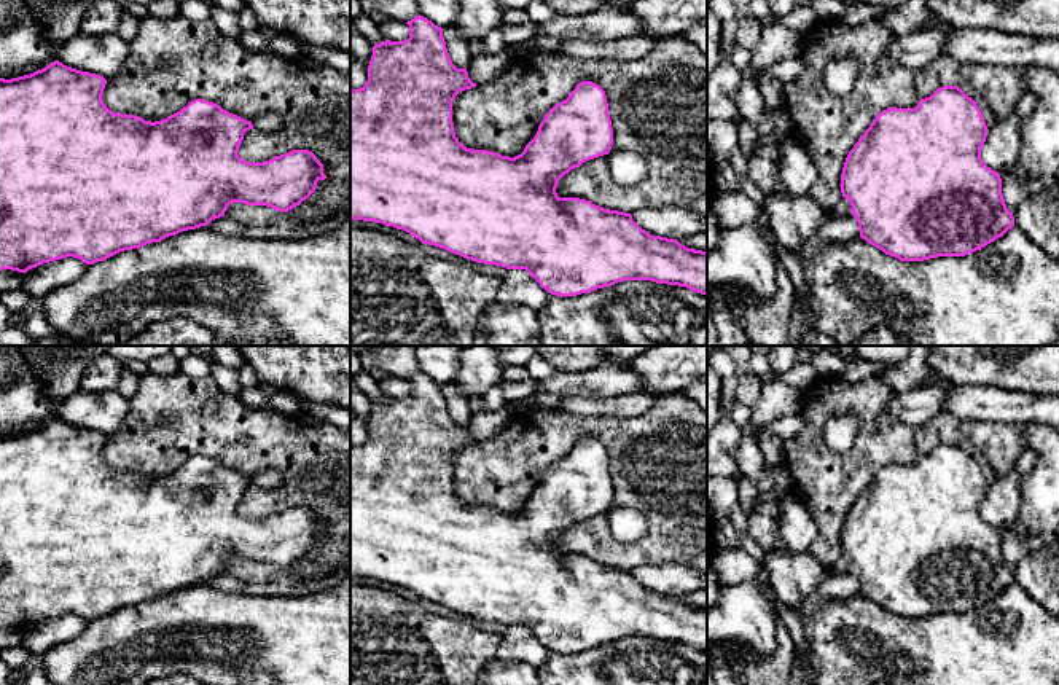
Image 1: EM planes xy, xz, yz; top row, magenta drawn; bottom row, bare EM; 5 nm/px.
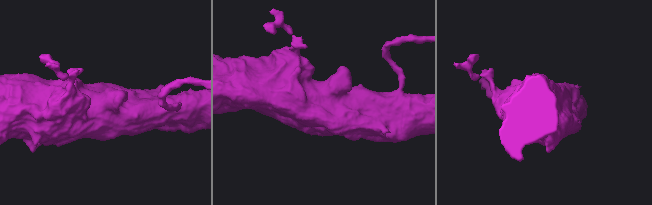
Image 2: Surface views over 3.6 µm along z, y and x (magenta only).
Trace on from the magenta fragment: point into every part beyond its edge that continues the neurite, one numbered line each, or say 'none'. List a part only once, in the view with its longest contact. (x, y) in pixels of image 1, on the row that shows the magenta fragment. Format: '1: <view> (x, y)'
none

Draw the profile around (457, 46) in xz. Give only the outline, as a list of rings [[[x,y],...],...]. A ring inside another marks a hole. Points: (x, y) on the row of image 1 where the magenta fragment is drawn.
[[[452,25],[443,29],[447,54],[457,68],[467,68],[473,59],[468,49],[468,40],[460,37]]]

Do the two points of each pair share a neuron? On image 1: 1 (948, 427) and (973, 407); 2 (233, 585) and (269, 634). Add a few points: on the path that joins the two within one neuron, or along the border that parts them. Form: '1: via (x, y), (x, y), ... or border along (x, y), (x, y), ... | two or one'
1: border along (945, 410), (961, 421) | two
2: border along (207, 582), (215, 588), (241, 593) | two

